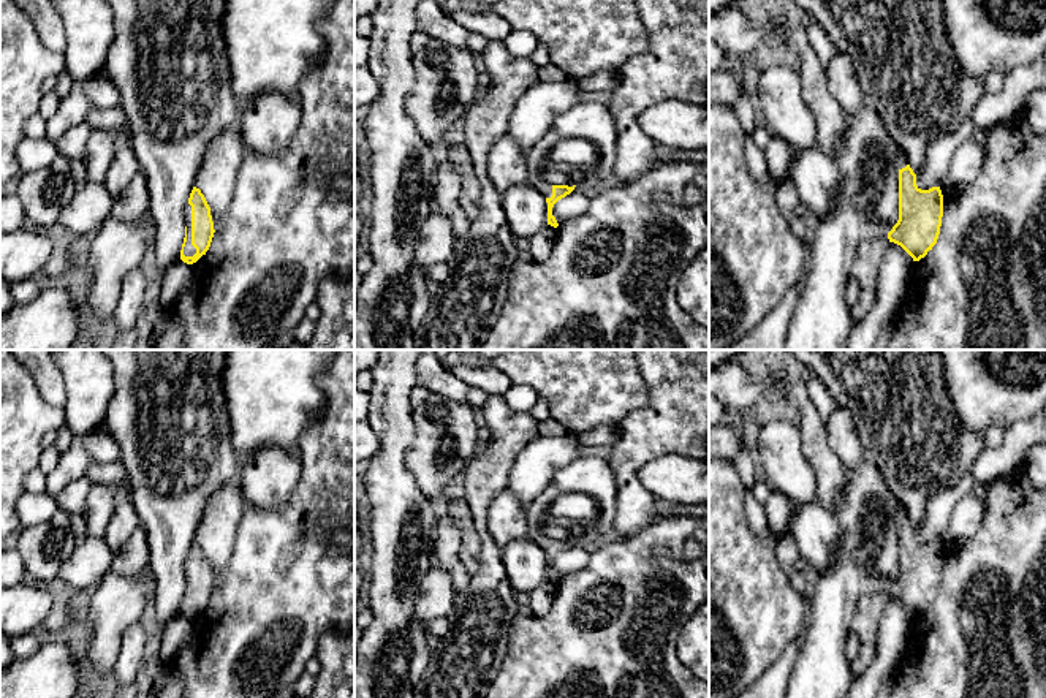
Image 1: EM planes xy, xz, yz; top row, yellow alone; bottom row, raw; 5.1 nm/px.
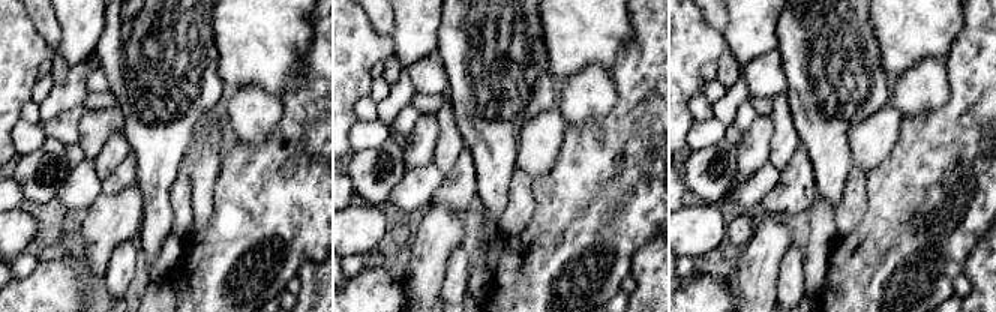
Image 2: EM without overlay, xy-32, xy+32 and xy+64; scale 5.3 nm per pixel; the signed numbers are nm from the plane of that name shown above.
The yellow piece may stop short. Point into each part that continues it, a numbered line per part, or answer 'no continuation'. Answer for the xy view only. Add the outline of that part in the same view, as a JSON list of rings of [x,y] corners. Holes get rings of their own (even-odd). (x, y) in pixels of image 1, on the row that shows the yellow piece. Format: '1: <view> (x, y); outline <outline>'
1: xy (189, 250); outline [[[187,204],[187,207],[184,211],[184,222],[187,226],[187,242],[184,247],[184,255],[193,256],[196,253],[196,248],[191,245],[191,206],[190,204]]]

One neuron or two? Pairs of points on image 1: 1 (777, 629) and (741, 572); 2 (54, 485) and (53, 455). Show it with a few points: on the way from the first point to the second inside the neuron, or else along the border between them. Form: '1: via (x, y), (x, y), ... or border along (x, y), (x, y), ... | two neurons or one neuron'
1: via (763, 614), (741, 592), (741, 586) | one neuron
2: border along (60, 455), (56, 466), (46, 475) | two neurons

